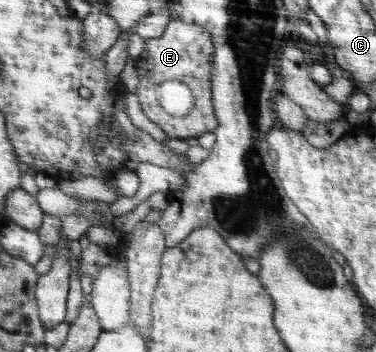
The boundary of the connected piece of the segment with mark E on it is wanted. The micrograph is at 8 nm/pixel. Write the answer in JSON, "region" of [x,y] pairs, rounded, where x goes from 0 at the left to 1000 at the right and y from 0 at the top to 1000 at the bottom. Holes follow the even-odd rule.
{"region":[[[465,45],[441,68],[441,82],[418,108],[391,111],[372,159],[359,165],[370,219],[364,273],[375,307],[402,341],[441,375],[449,392],[503,395],[566,375],[580,355],[564,281],[564,170],[569,131],[556,91],[532,68],[500,68]],[[428,239],[492,239],[503,273],[513,273],[513,304],[492,324],[449,324],[428,295]]]}

